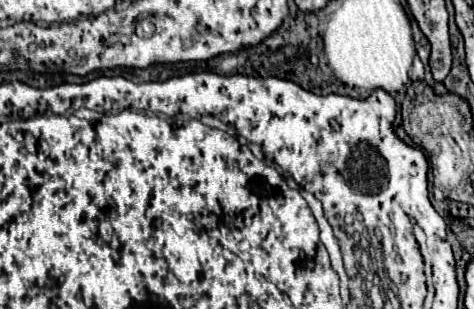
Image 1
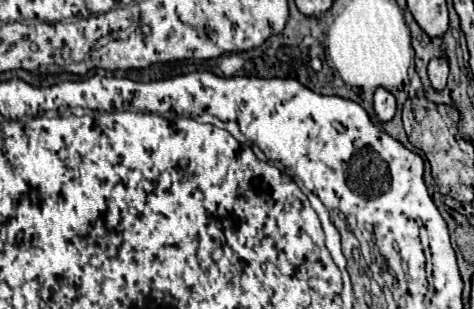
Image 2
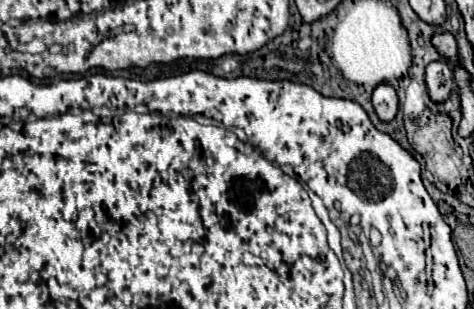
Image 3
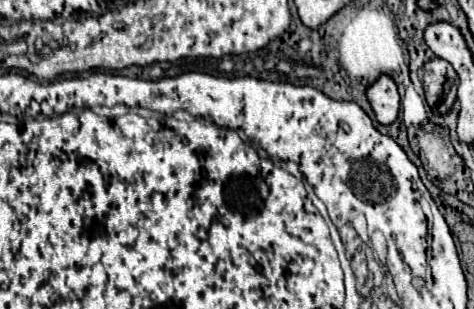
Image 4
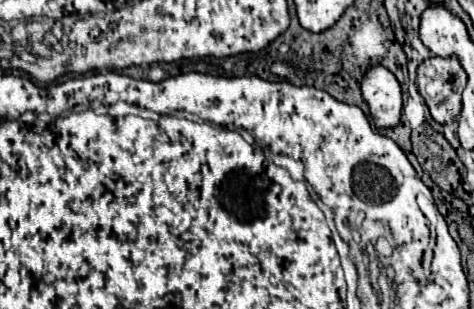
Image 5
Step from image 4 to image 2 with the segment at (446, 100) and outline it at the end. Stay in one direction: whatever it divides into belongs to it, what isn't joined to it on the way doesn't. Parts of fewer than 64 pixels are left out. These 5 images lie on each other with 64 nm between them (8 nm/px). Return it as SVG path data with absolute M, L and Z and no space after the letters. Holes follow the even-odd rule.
M432 58L428 64L428 76L436 90L442 90L446 86L448 78L448 60L446 58Z

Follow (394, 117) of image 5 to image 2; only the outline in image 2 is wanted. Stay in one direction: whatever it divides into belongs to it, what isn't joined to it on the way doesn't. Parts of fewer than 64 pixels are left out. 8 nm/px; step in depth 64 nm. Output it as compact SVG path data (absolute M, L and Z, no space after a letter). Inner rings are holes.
M378 88L376 92L374 92L373 110L380 123L390 122L396 114L396 109L396 99L388 90Z

